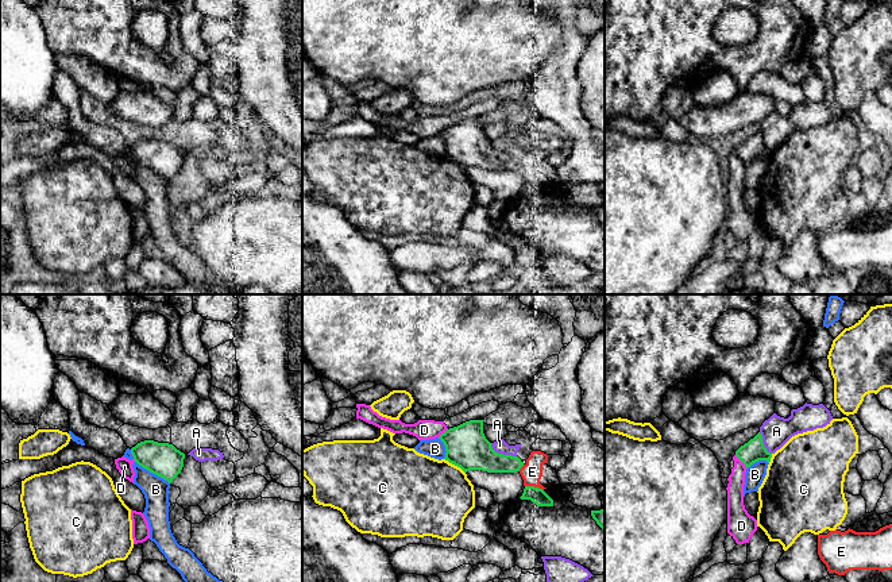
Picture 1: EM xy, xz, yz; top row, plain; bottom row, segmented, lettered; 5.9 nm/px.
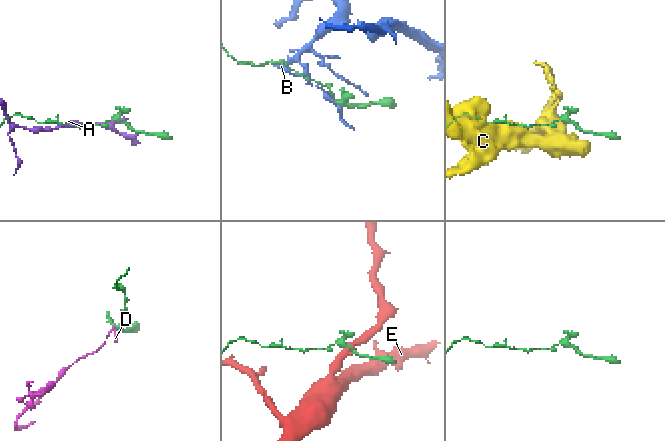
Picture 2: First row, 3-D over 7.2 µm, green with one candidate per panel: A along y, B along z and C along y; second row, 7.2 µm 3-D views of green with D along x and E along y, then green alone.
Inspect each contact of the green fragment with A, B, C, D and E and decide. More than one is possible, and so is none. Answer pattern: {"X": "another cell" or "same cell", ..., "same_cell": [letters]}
{"A": "another cell", "B": "another cell", "C": "another cell", "D": "another cell", "E": "another cell", "same_cell": []}

